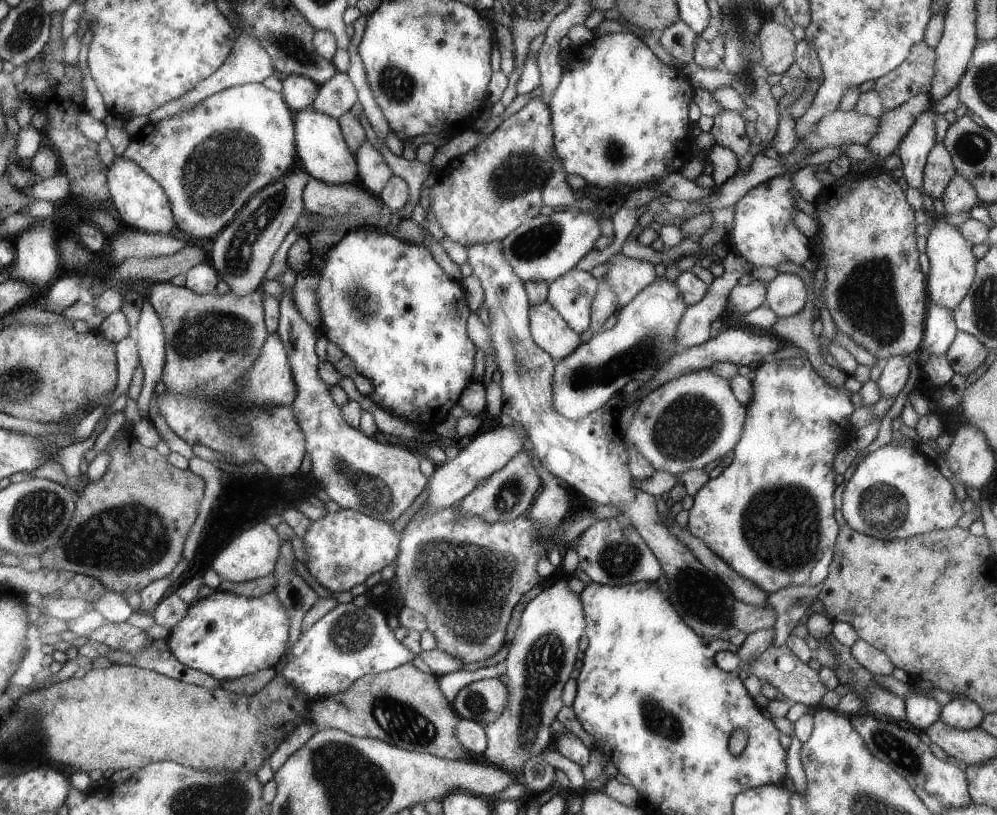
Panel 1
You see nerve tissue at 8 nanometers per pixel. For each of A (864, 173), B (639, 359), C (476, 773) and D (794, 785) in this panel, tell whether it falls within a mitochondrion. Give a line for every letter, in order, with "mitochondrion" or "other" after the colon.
A: other
B: mitochondrion
C: other
D: other

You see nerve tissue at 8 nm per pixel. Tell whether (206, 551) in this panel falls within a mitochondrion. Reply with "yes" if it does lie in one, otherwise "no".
no

